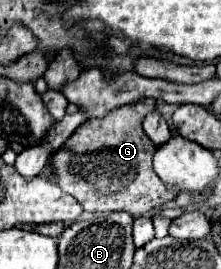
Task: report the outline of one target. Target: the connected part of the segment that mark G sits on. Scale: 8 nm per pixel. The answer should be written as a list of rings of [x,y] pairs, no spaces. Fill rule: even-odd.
[[[144,98],[138,106],[120,106],[114,114],[106,114],[106,118],[84,122],[64,142],[62,150],[72,156],[68,162],[54,162],[54,174],[58,178],[58,186],[74,196],[86,212],[124,210],[138,218],[178,198],[174,190],[166,190],[166,186],[162,186],[162,180],[152,170],[156,146],[146,138],[142,120],[154,108],[156,102],[152,98]]]

